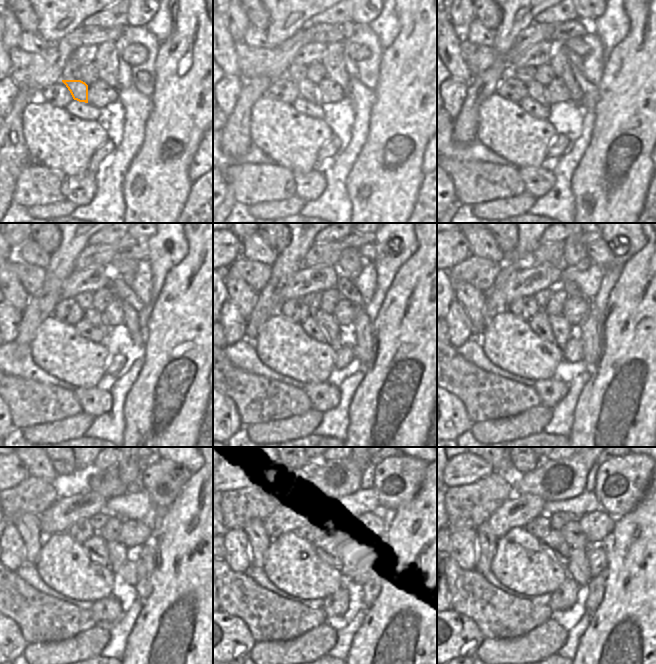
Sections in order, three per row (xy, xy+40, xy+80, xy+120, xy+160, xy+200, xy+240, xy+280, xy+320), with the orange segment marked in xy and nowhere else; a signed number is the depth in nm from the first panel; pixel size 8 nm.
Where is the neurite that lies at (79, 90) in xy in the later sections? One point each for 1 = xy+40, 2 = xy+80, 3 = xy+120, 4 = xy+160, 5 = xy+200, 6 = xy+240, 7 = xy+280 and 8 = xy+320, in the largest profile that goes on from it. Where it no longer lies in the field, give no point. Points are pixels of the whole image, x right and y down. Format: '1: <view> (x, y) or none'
1: xy+40 (309, 91)
2: xy+80 (536, 91)
3: xy+120 (93, 316)
4: xy+160 (326, 322)
5: xy+200 (561, 328)
6: xy+240 (117, 551)
7: xy+280 (349, 554)
8: xy+320 (578, 568)

